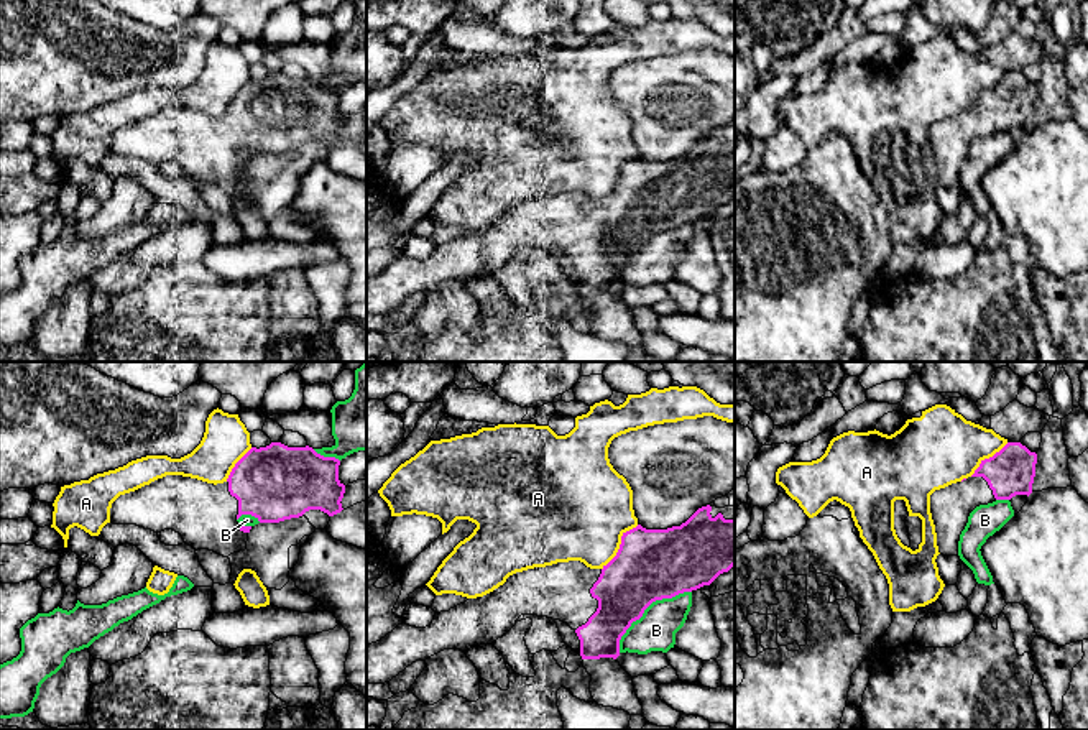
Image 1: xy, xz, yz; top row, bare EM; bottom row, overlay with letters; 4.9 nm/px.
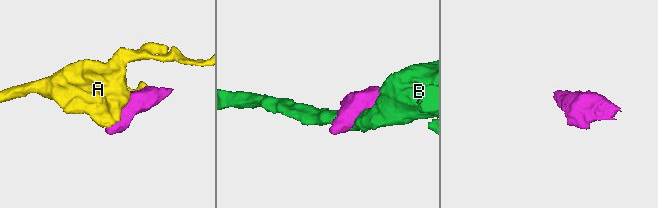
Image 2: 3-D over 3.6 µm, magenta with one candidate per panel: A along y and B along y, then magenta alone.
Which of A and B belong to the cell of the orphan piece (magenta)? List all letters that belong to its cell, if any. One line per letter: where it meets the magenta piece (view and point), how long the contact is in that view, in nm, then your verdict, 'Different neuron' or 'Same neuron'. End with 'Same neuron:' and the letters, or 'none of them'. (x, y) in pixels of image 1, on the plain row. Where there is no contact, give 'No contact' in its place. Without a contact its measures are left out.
A: Touches magenta at xz (620, 176). Shared border 280 nm. Different neuron
B: Touches magenta at xz (646, 239). Shared border 460 nm. Different neuron
Same neuron: none of them

